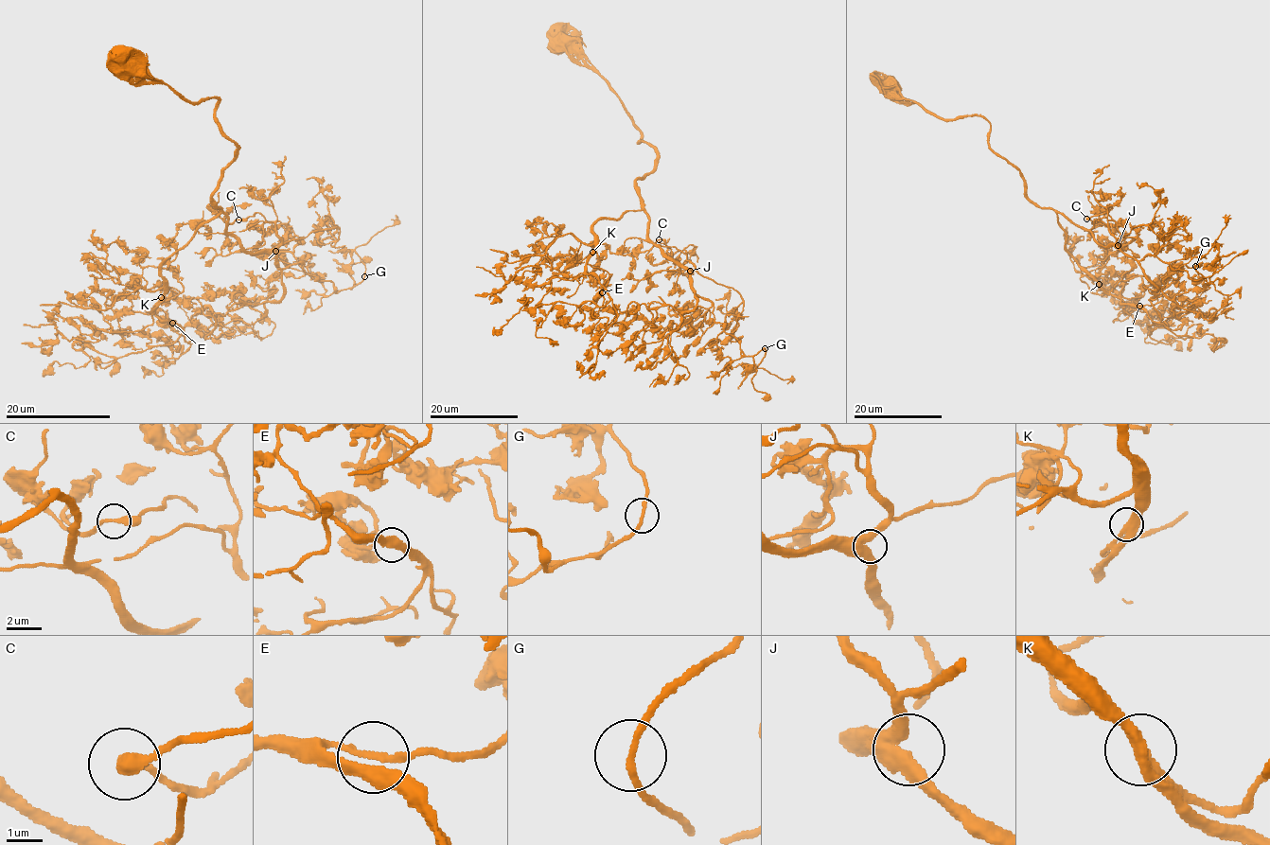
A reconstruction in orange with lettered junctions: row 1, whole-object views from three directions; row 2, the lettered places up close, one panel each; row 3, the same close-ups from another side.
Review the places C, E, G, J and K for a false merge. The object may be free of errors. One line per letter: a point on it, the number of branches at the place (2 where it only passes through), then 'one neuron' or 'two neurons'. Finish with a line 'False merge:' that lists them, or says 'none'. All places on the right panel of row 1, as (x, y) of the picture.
C: (1086, 219) | 2 | one neuron
E: (1139, 306) | 2 | one neuron
G: (1195, 266) | 2 | one neuron
J: (1118, 245) | 3 | one neuron
K: (1099, 284) | 2 | one neuron
False merge: none

